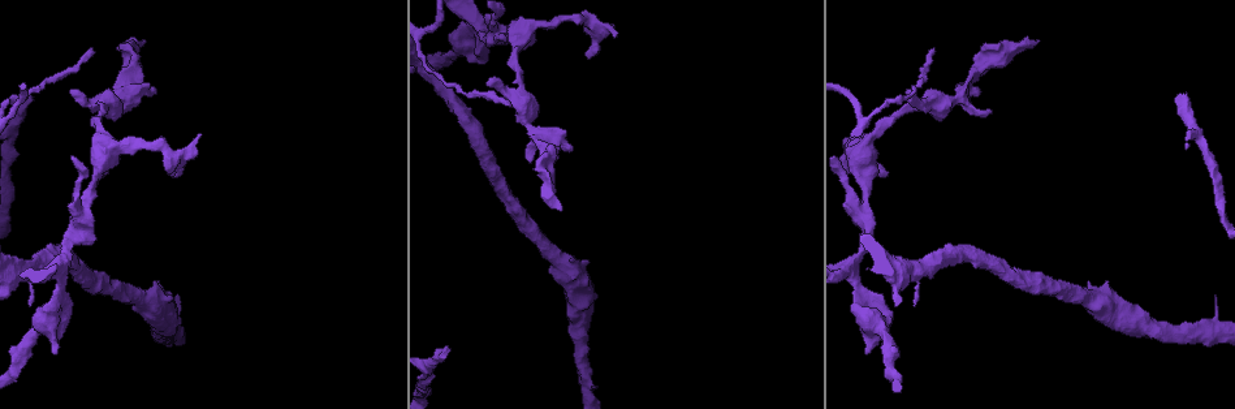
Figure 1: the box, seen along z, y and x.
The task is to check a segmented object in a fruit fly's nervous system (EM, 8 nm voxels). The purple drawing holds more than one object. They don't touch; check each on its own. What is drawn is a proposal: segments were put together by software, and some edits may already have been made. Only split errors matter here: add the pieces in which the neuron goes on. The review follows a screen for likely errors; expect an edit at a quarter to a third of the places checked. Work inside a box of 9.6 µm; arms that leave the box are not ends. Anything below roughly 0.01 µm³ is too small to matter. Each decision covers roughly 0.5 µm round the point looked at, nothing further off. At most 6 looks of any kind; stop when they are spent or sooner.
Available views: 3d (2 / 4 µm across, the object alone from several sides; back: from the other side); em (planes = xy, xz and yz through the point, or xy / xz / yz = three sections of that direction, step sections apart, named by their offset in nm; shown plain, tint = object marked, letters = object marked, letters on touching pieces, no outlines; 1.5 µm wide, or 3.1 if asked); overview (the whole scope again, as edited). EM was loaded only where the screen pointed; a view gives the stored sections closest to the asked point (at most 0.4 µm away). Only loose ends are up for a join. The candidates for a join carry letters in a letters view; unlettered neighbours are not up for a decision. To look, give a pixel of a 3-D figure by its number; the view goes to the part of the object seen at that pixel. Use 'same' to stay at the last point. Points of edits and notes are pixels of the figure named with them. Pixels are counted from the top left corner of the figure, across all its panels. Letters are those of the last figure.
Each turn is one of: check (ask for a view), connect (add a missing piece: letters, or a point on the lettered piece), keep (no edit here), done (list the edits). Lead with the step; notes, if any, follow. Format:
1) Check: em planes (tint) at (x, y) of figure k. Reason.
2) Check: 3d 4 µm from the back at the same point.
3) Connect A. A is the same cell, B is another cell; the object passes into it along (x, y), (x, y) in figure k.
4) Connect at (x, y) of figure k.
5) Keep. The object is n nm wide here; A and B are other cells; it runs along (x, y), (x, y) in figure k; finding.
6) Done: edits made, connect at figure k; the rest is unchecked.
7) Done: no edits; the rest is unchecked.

Check: em xz step 8 (plain) at (95, 51) of figure 1. End of a long branch.

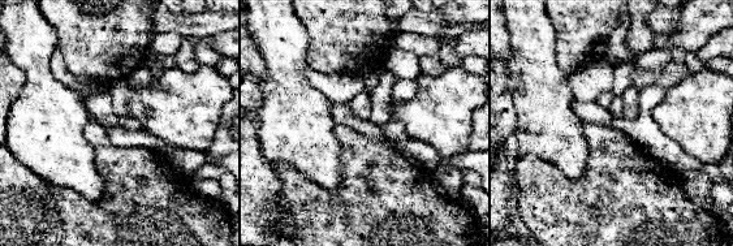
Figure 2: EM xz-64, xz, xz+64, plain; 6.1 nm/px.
Check: em xz step 8 (letters) at the same point. What lies round it.

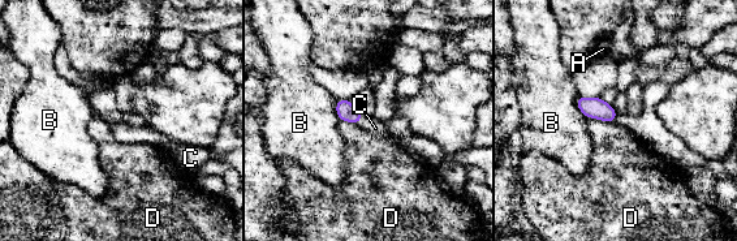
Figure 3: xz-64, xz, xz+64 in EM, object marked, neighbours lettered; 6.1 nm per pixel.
Connect C. The object is 120 nm wide here; C is the same cell, A, B and D are other cells; the object passes into it along (345, 110), (361, 119), (375, 128) in figure 3; the neuron continues.

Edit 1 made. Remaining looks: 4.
Check: 3d 2 µm at (58, 353) of figure 1. Free end.

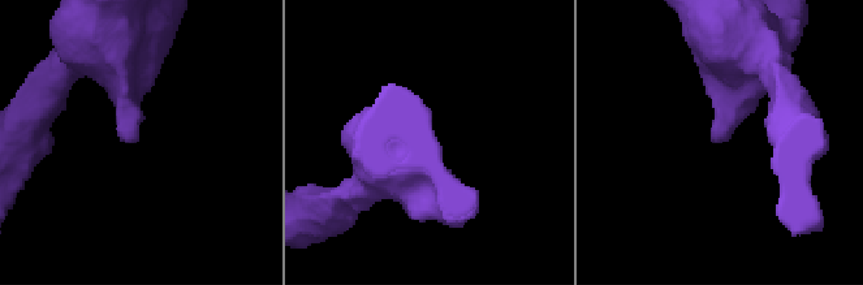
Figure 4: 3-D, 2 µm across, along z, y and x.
Check: em planes (letters) at (138, 138) of figure 4. Now the EM.

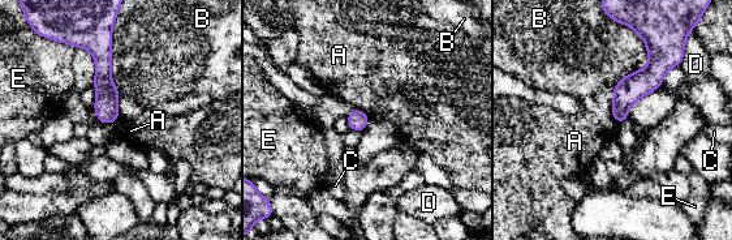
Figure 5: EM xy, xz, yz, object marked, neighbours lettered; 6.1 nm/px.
Keep. A, B, C, D and E are other cells; a border runs along (612, 89), (612, 118), (616, 121) in figure 5; none of them fits.

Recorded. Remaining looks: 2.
Check: 3d 4 µm from the back at (446, 348) of figure 1. Free end.

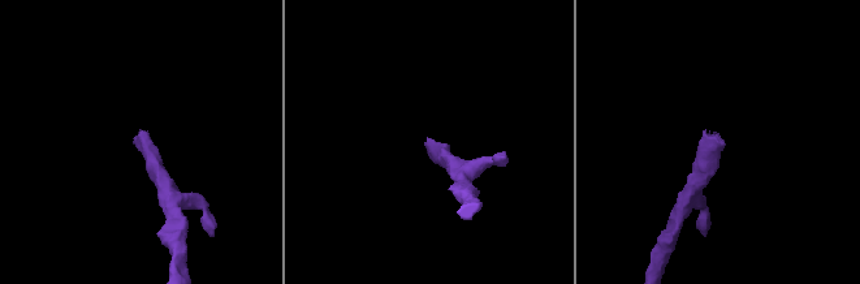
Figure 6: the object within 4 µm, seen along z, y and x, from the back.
Check: em planes (letters) at (139, 133) of figure 6.

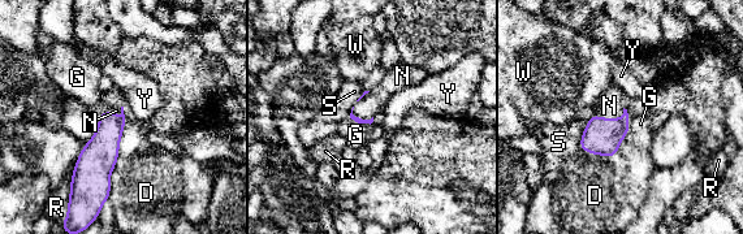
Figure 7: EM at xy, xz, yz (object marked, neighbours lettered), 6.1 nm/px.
Connect N. N is the same cell, D, G, R, S, W and Y are other cells; the object passes into it along (601, 137), (612, 120), (609, 105) in figure 7; the neuron continues.

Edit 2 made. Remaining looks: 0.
Done: edits made, connect at figure 3, connect at figure 7; the rest is unchecked.

